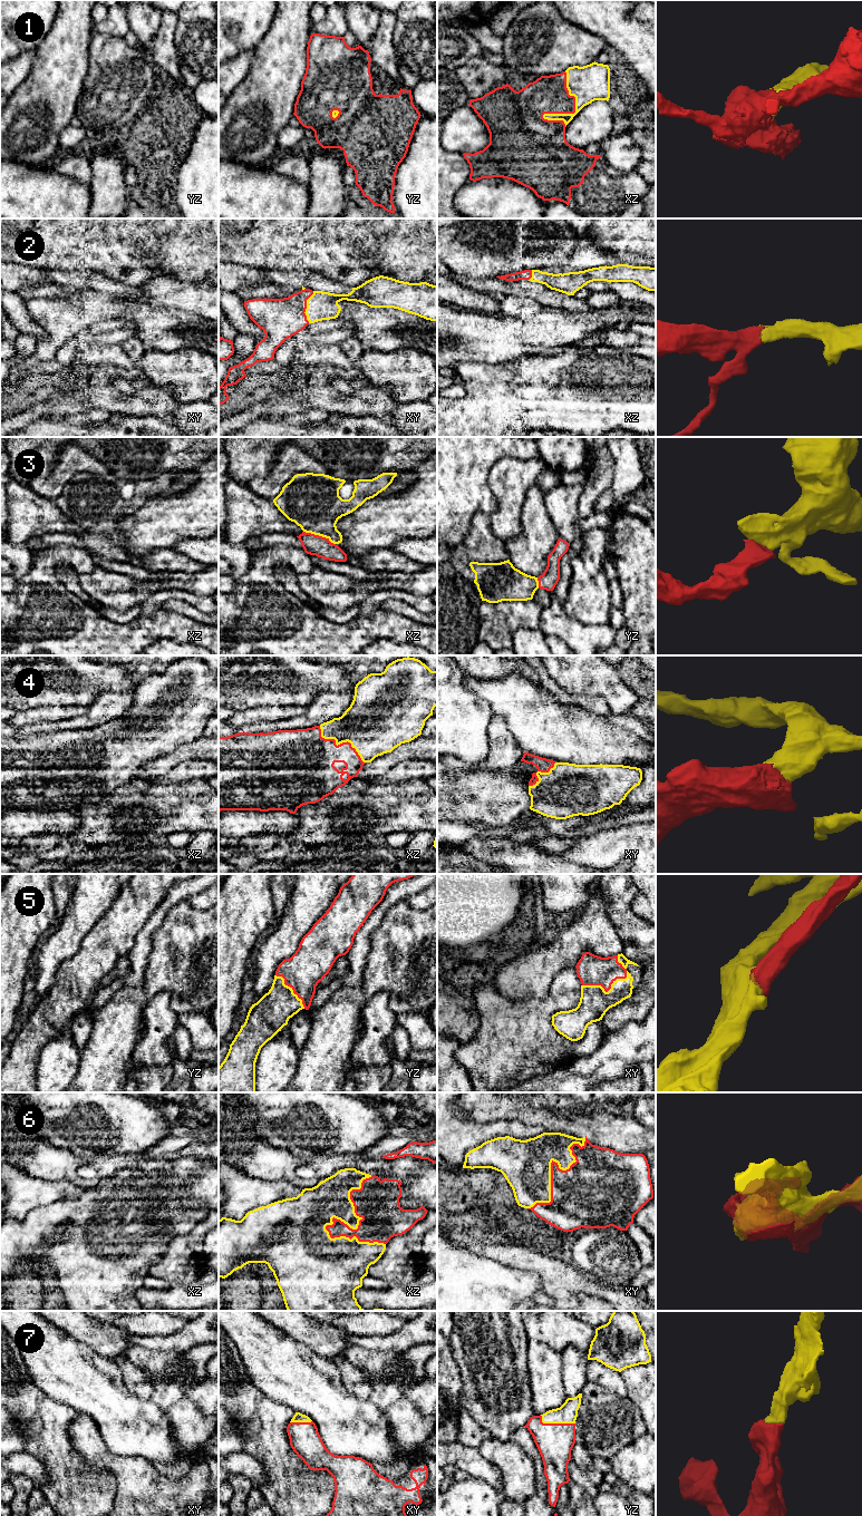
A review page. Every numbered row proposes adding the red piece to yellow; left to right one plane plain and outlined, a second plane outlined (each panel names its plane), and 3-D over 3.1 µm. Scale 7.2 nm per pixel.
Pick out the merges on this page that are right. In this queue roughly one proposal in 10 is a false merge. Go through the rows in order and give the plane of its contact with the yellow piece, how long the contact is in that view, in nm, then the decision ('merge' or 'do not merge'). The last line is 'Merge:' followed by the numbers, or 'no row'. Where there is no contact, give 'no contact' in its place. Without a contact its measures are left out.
1: xz | 400 nm | merge
2: xy | 240 nm | merge
3: xz | 260 nm | merge
4: xz | 420 nm | merge
5: xy | 340 nm | merge
6: xz | 550 nm | merge
7: yz | 260 nm | merge
Merge: 1, 2, 3, 4, 5, 6, 7

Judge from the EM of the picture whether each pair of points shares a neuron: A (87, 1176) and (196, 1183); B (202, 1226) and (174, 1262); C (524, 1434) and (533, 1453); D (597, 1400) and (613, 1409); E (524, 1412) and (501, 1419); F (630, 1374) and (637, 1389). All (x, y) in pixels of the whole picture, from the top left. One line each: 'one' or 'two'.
A: one
B: one
C: one
D: one
E: one
F: one

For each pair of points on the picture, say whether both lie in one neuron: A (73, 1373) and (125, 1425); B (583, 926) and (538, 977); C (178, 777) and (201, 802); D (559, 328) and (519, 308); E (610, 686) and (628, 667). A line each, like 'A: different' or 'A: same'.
A: same
B: same
C: different
D: different
E: different

